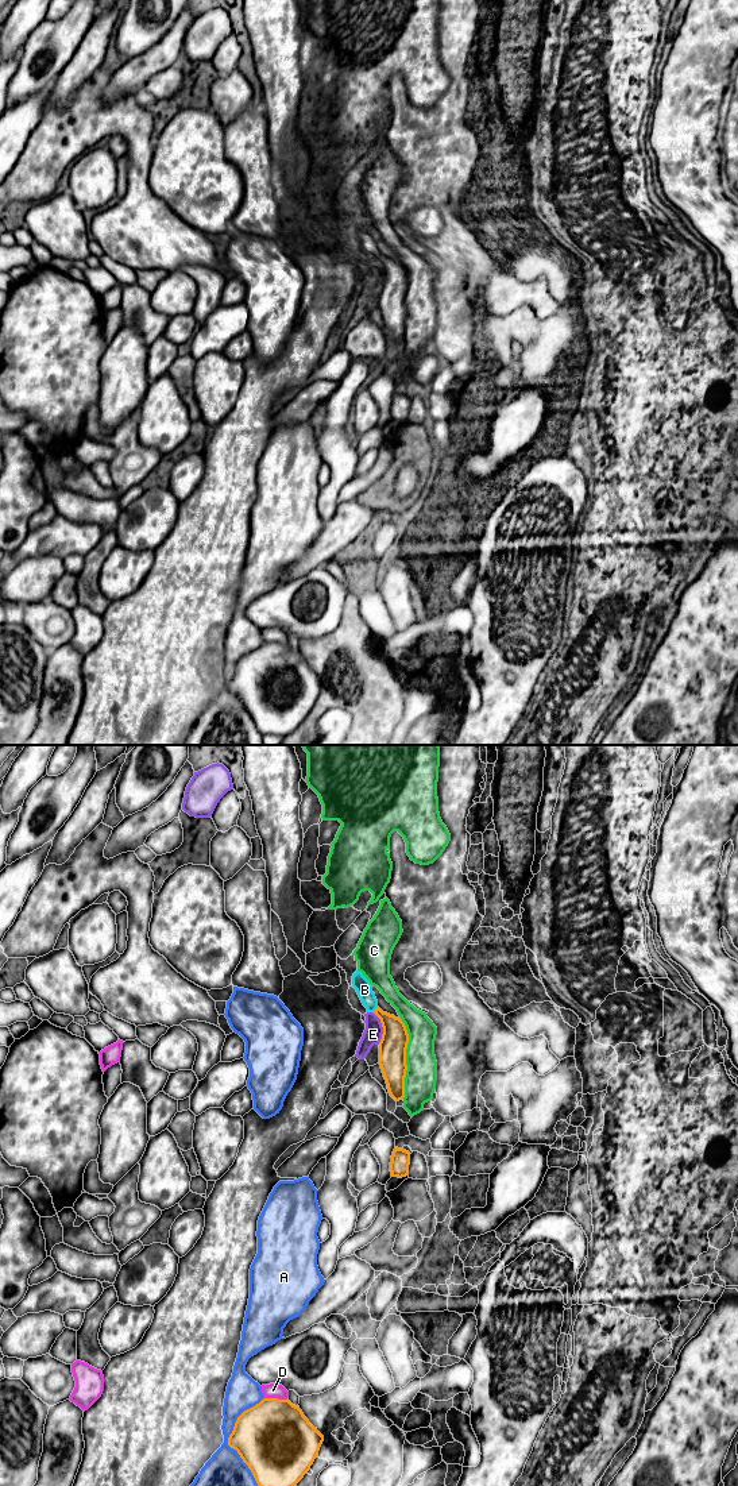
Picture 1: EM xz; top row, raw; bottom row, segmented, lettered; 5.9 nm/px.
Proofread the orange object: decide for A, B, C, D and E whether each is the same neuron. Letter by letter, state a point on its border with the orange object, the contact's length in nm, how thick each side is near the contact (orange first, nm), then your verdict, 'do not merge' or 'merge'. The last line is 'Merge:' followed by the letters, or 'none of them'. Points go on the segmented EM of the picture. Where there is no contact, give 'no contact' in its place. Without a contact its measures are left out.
A: contact xz (228, 1439); length 550 nm; calibres 420 and 220 nm; do not merge
B: contact xz (377, 1008); length 50 nm; calibres 160 and 100 nm; merge
C: contact xz (405, 1058); length 480 nm; calibres 160 and 190 nm; do not merge
D: contact xz (275, 1398); length 140 nm; calibres 460 and 90 nm; do not merge
E: contact xz (383, 1029); length 200 nm; calibres 160 and 110 nm; do not merge
Merge: B

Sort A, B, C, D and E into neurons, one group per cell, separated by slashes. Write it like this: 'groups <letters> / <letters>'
groups A / B / C / D / E

